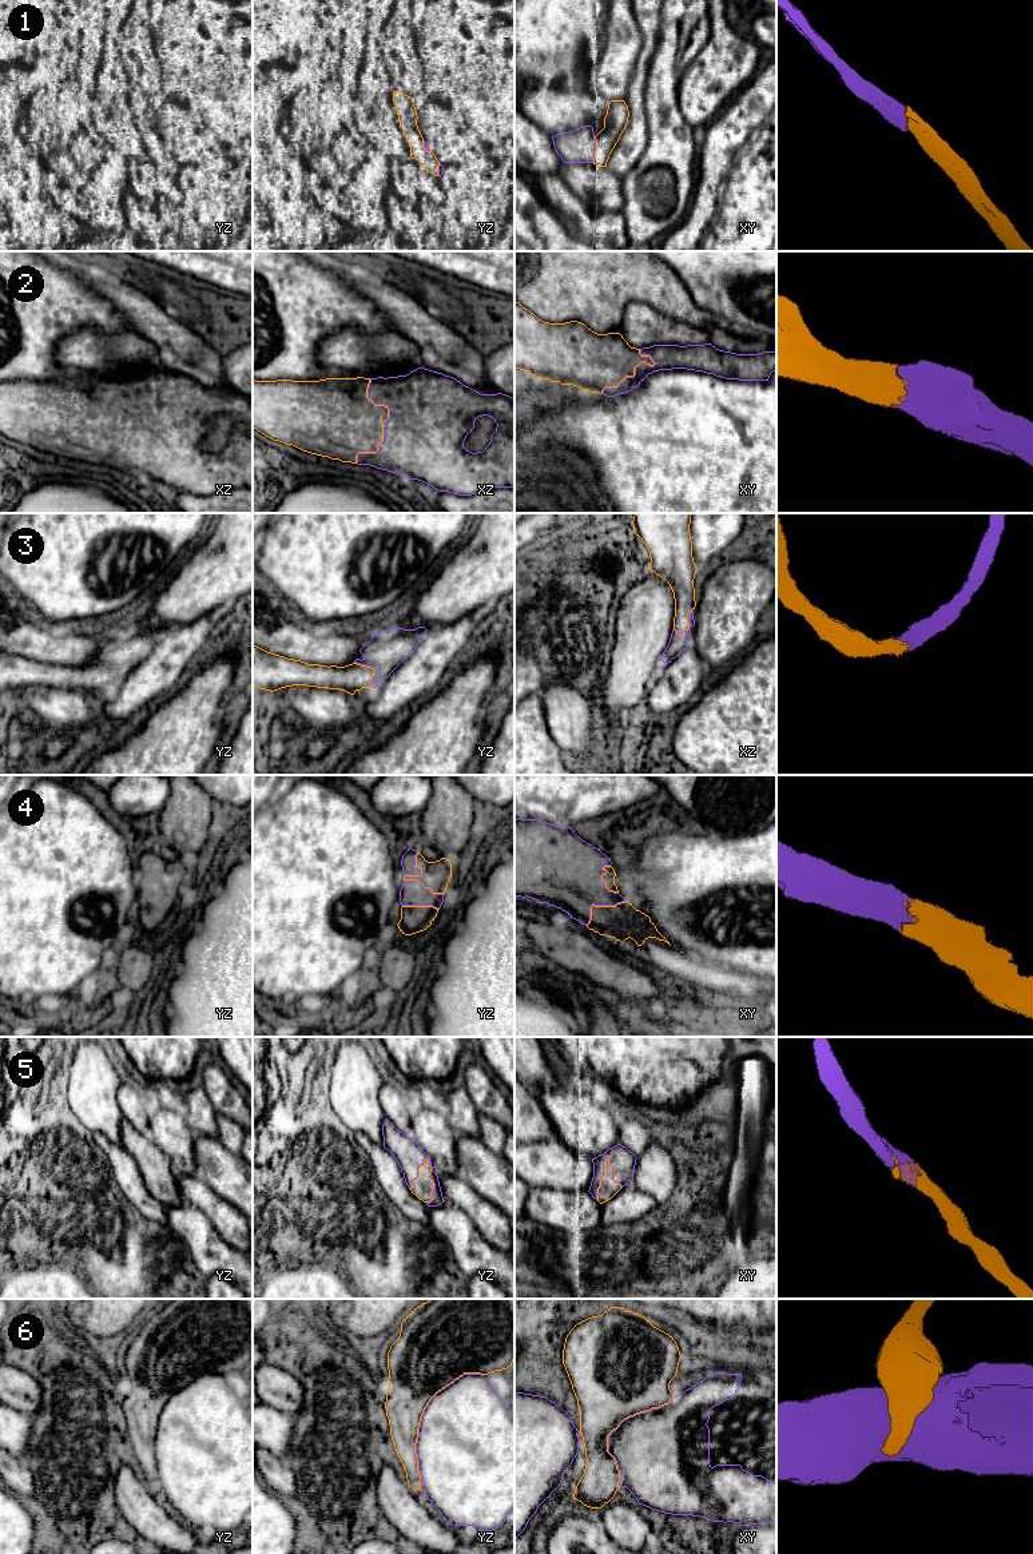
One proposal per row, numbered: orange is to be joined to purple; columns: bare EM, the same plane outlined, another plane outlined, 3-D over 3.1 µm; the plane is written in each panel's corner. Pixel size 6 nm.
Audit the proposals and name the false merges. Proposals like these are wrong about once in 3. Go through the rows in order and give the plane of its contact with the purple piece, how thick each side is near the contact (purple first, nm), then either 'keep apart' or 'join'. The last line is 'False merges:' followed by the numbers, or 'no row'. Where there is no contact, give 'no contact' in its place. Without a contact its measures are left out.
1: contact in xy; calibres 200 and 140 nm; join
2: contact in xz; calibres 480 and 420 nm; join
3: contact in yz; calibres 220 and 170 nm; join
4: contact in xy; calibres 400 and 220 nm; join
5: contact in yz; calibres 160 and 130 nm; join
6: contact in yz; calibres 500 and 300 nm; keep apart
False merges: 6

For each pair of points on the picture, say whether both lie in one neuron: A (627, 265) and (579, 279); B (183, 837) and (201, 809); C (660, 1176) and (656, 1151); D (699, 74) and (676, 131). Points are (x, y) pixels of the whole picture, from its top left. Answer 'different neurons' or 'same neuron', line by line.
A: same neuron
B: same neuron
C: same neuron
D: different neurons

